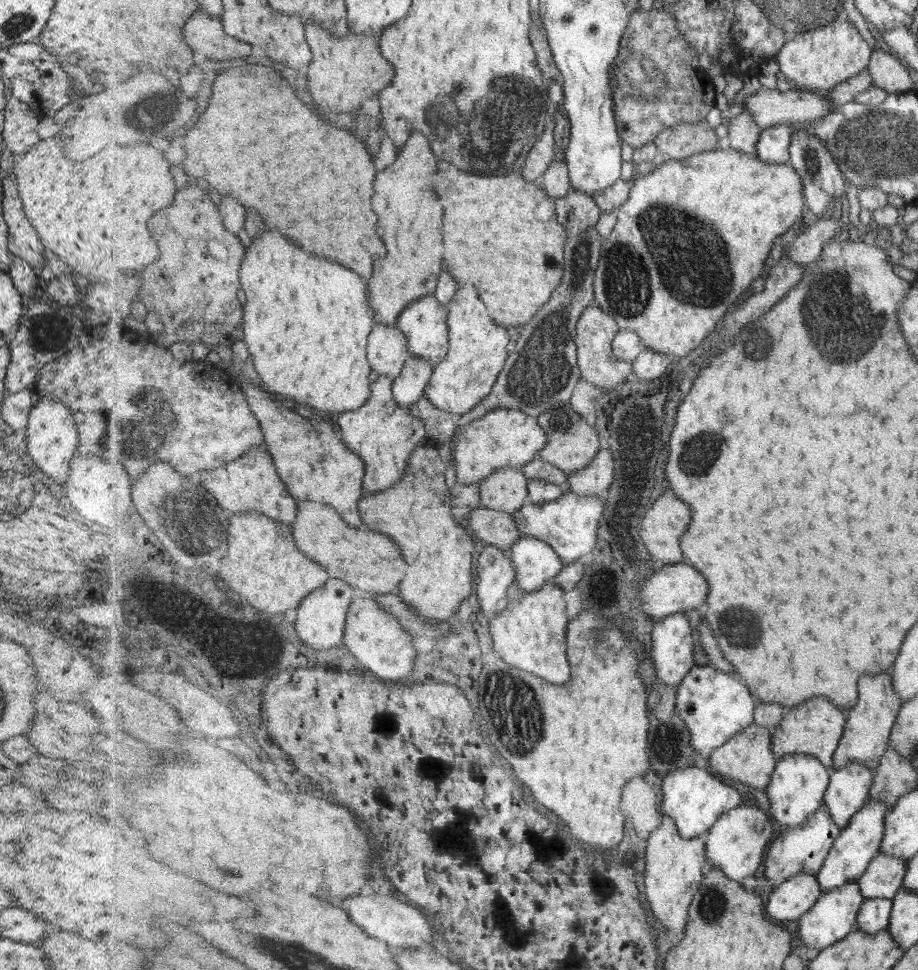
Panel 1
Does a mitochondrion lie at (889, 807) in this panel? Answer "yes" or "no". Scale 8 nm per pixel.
no

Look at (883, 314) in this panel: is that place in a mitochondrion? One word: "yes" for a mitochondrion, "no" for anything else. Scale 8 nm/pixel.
yes

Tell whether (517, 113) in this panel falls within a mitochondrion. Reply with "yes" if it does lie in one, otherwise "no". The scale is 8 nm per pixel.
yes

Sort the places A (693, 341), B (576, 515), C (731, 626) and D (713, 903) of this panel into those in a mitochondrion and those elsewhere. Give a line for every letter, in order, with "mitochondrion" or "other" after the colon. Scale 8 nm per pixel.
A: other
B: other
C: mitochondrion
D: mitochondrion

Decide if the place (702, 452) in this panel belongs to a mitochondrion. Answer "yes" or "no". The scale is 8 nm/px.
yes

